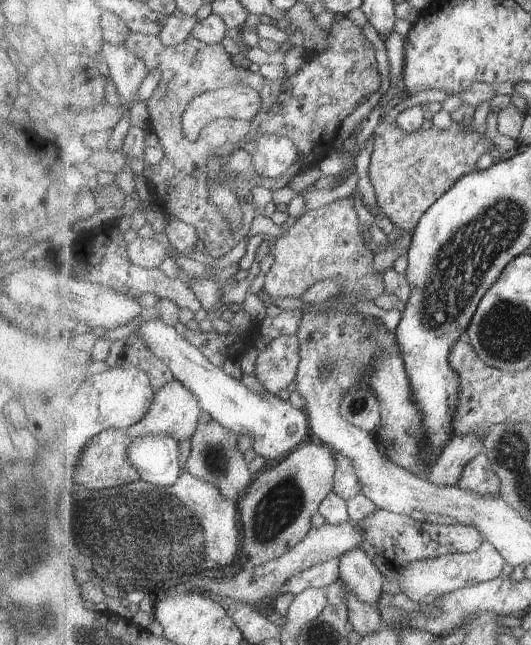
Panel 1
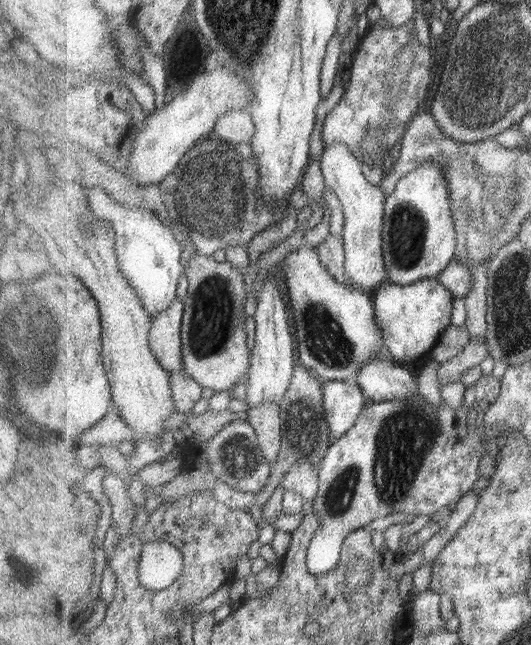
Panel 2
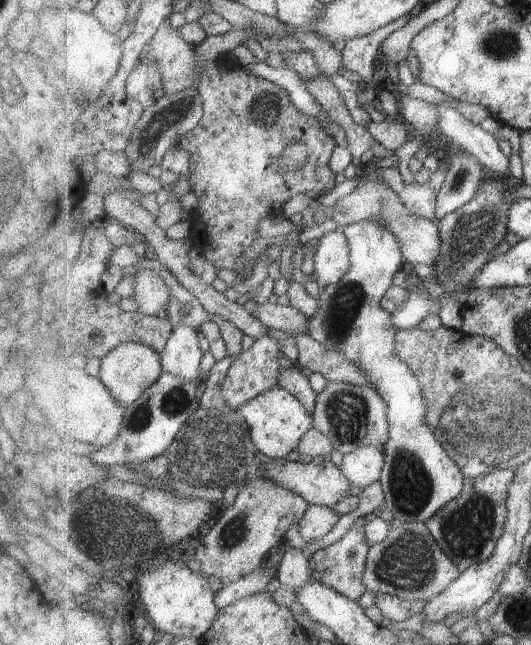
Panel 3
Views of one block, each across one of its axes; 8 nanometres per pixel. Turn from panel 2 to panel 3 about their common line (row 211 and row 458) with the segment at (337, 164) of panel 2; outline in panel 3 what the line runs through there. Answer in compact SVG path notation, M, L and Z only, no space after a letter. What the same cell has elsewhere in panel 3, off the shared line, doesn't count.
M349 447L340 467L350 483L361 490L369 488L382 478L384 452L374 447Z

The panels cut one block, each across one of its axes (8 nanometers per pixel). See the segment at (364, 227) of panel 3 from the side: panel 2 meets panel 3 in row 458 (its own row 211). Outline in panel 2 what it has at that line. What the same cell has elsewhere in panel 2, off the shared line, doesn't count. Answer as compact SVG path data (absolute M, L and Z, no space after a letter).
M437 161L421 163L411 174L400 178L384 207L383 250L391 283L408 285L438 278L455 260L458 233L452 206L450 184Z

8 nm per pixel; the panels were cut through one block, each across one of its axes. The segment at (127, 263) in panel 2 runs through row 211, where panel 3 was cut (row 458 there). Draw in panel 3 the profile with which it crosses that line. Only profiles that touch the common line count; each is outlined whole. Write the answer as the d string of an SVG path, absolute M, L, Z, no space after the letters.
M164 373L143 396L125 410L119 438L108 446L91 450L90 458L100 466L137 464L166 454L177 440L181 428L200 409L202 384L187 382L175 374Z

